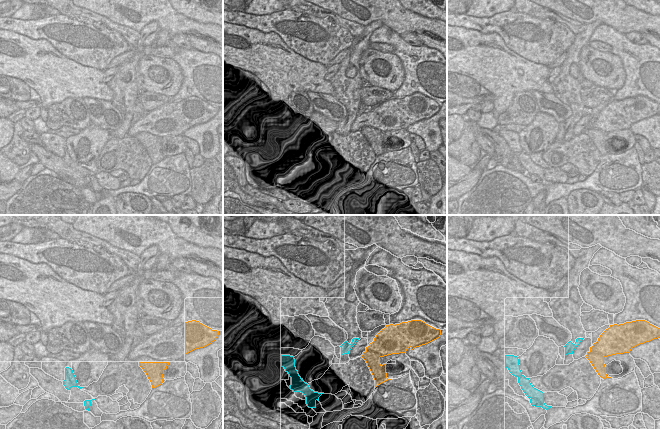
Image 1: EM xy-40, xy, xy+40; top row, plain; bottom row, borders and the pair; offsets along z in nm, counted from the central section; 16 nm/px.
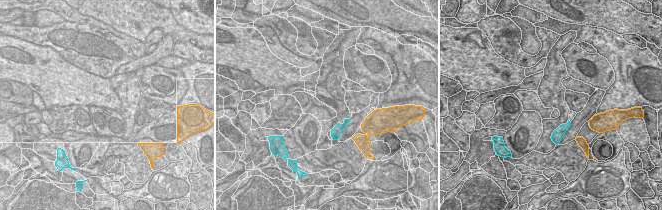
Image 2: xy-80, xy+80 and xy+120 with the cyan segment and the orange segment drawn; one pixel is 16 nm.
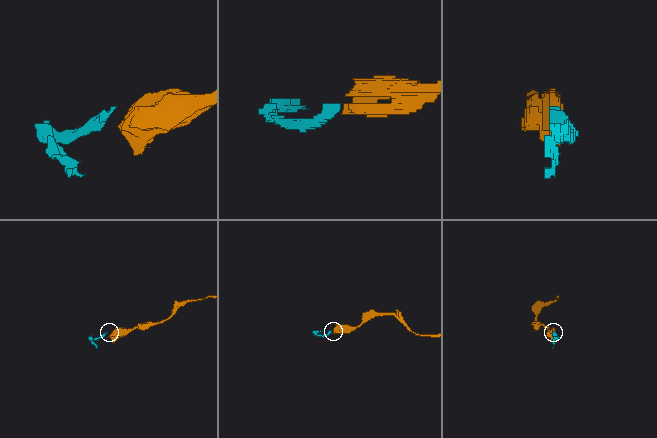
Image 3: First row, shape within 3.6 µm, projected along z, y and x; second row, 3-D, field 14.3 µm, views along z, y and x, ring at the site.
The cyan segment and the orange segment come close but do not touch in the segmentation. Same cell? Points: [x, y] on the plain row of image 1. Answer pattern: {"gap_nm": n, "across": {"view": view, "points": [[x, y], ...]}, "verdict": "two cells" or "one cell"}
{"gap_nm": 180, "across": {"view": "xy", "points": [[358, 115], [366, 123]]}, "verdict": "one cell"}

